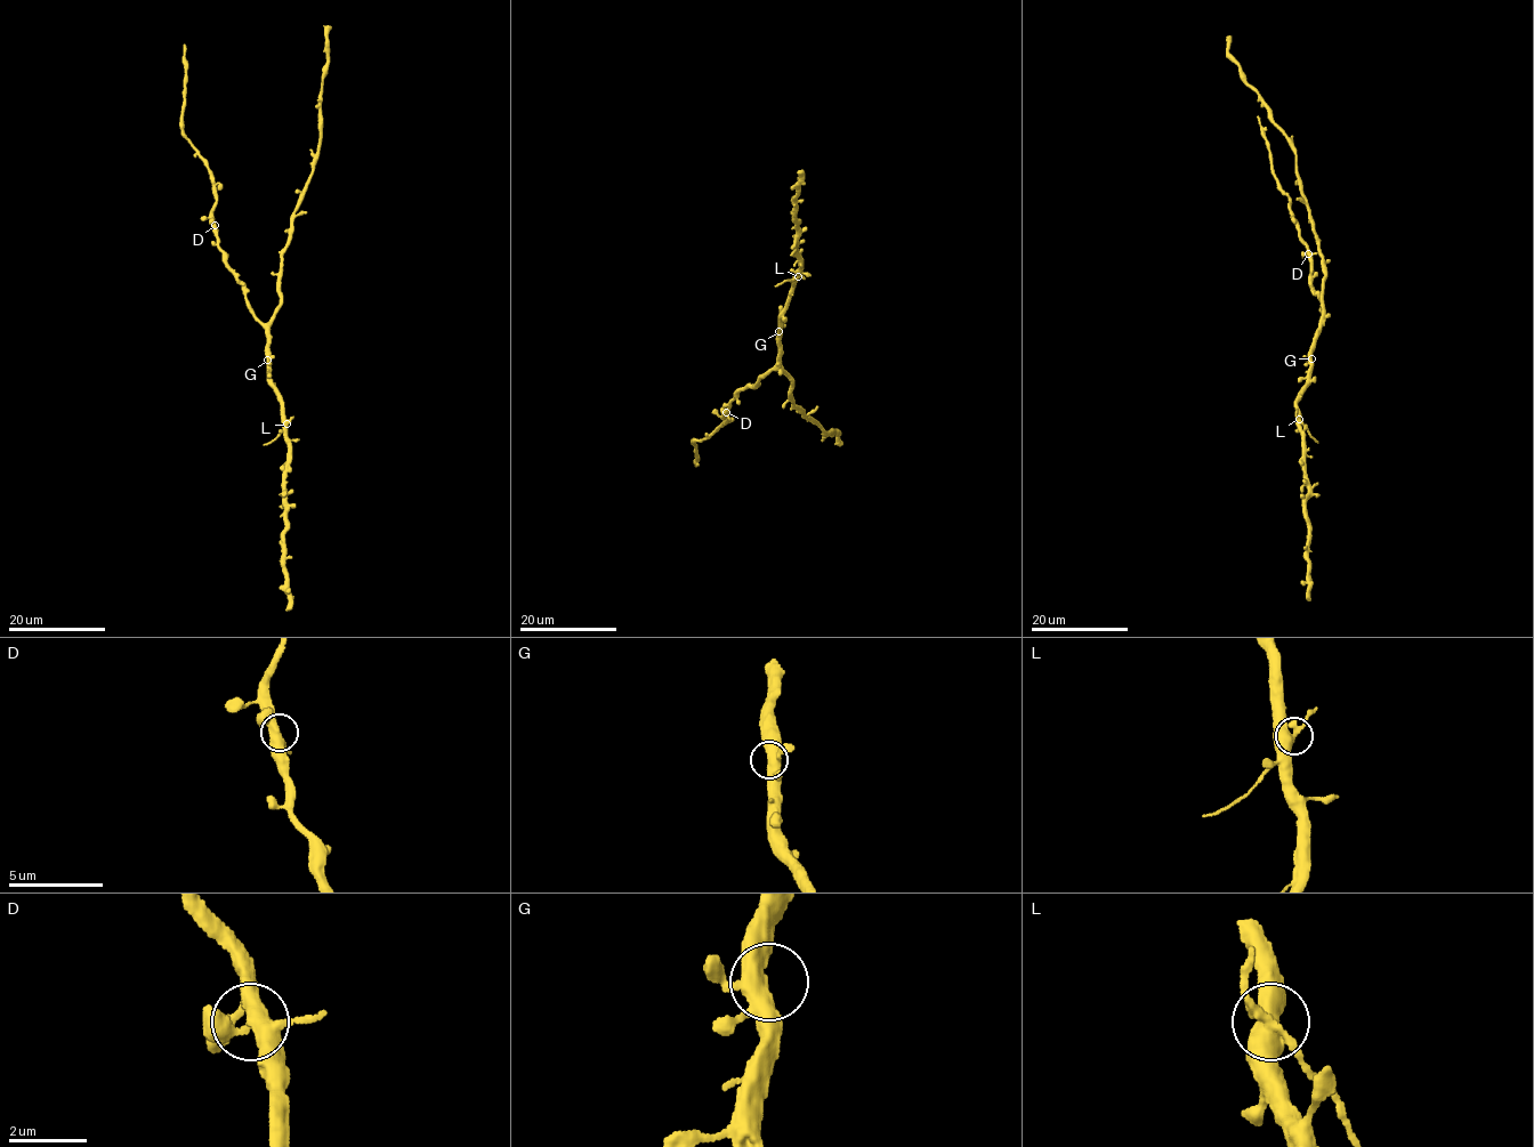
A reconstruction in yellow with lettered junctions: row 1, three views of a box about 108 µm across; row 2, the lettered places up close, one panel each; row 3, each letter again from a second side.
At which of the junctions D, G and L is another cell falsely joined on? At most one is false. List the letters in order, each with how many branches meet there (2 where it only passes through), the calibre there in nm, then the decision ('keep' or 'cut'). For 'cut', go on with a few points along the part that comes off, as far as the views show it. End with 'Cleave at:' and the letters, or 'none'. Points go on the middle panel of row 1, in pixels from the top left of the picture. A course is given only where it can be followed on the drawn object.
D: 4 | 400 nm | keep
G: 3 | 440 nm | keep
L: 4 | 400 nm | cut | (798, 277), (775, 285)
Cleave at: L

